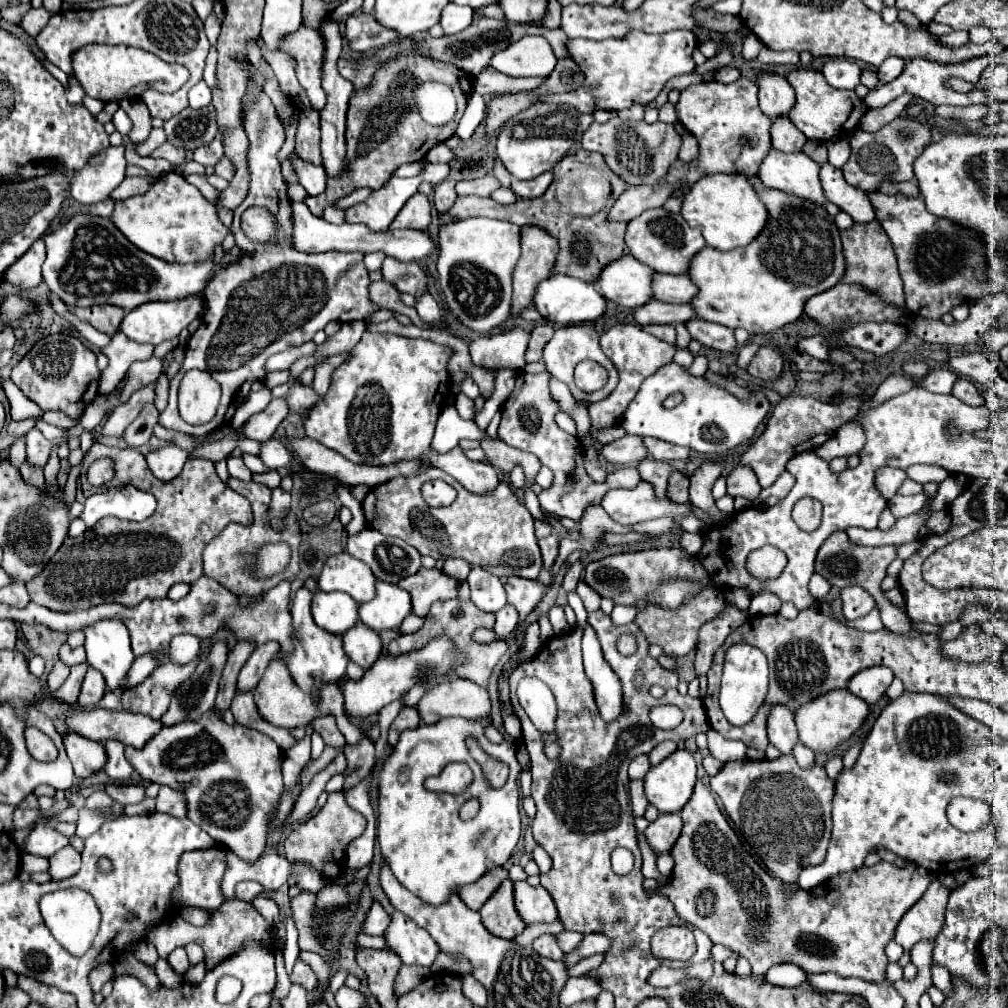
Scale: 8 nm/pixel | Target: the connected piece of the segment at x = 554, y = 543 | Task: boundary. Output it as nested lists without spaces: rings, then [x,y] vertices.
[[[557,535],[545,537],[545,539],[539,541],[539,547],[541,547],[541,553],[543,553],[543,567],[551,571],[555,559],[557,559],[557,553],[559,553],[559,537]]]

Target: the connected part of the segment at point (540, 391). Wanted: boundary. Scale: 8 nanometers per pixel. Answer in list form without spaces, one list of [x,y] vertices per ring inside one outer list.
[[[519,373],[515,391],[509,395],[509,399],[503,405],[503,419],[499,425],[499,439],[507,445],[533,453],[545,467],[549,467],[555,473],[553,487],[539,493],[539,505],[545,513],[551,513],[555,517],[569,517],[577,521],[585,507],[589,503],[599,503],[603,495],[611,489],[623,487],[633,489],[643,479],[637,471],[637,467],[621,467],[607,475],[603,483],[595,483],[591,477],[587,477],[583,469],[583,455],[579,449],[579,439],[561,431],[555,423],[555,413],[559,411],[559,405],[553,401],[549,393],[549,373],[531,375],[531,373]]]

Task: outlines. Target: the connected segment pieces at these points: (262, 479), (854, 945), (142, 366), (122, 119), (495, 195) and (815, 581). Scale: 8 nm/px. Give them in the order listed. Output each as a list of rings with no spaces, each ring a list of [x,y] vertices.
[[[269,471],[265,475],[253,475],[253,479],[259,481],[259,483],[267,483],[271,489],[279,487],[279,483],[281,483],[281,475],[277,471]]]
[[[697,781],[695,793],[683,807],[681,817],[683,831],[671,851],[675,859],[673,881],[669,887],[647,889],[647,893],[669,897],[683,921],[699,927],[713,943],[721,943],[749,959],[759,981],[763,981],[767,969],[777,963],[793,963],[807,973],[831,971],[869,983],[885,981],[885,943],[891,941],[899,917],[903,917],[935,881],[935,873],[915,863],[903,869],[879,861],[871,867],[841,873],[815,891],[799,889],[795,901],[783,909],[779,879],[769,875],[747,849],[743,849],[709,787],[701,781]]]
[[[157,357],[131,365],[131,369],[127,371],[127,385],[121,395],[121,401],[127,403],[131,393],[139,391],[145,385],[155,385],[161,373],[163,373],[163,359],[157,359]]]
[[[117,109],[117,113],[113,115],[113,125],[115,129],[121,133],[121,135],[127,135],[129,129],[131,129],[131,121],[127,117],[127,113],[123,109]]]
[[[499,187],[499,189],[495,189],[495,191],[491,193],[491,199],[497,201],[499,205],[509,205],[509,203],[517,201],[517,199],[515,199],[515,193],[511,193],[509,187]]]
[[[813,575],[809,581],[809,593],[815,597],[815,601],[823,601],[823,597],[829,593],[831,585],[821,575]]]

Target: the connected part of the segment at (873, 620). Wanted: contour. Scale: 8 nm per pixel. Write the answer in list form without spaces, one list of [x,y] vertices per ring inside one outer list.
[[[875,607],[871,613],[867,613],[865,617],[861,619],[855,619],[855,621],[841,621],[843,625],[847,627],[855,627],[855,629],[861,629],[861,631],[879,631],[883,629],[883,623],[881,623],[881,613],[879,613],[879,607]]]

